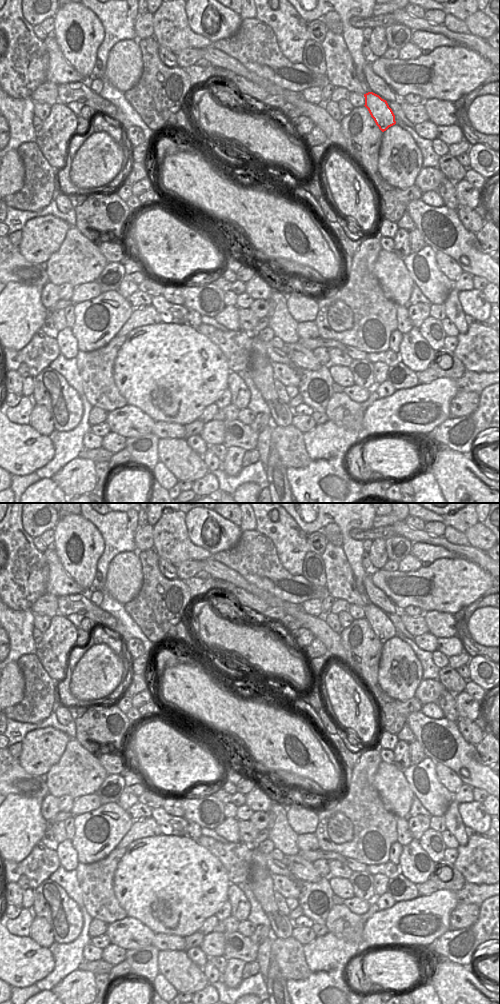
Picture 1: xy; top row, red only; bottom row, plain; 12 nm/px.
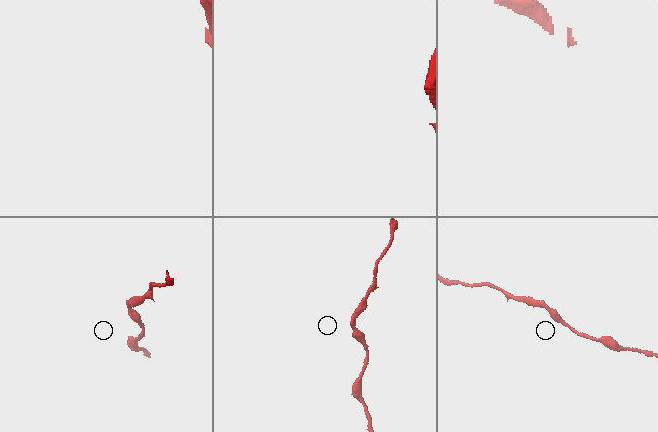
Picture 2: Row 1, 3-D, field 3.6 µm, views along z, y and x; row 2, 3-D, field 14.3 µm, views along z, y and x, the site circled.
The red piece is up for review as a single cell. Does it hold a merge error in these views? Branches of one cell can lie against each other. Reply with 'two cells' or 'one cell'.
one cell

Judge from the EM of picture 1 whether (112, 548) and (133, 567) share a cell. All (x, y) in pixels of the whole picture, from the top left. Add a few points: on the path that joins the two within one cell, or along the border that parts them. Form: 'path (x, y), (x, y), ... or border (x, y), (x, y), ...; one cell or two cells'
border (136, 550), (119, 553), (110, 562), (107, 574); two cells

